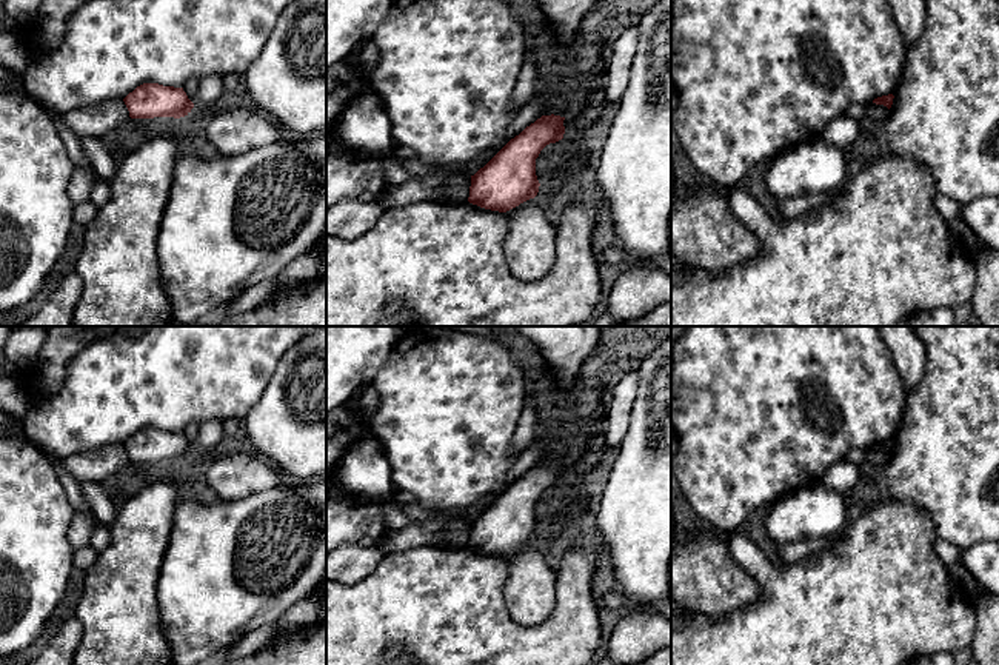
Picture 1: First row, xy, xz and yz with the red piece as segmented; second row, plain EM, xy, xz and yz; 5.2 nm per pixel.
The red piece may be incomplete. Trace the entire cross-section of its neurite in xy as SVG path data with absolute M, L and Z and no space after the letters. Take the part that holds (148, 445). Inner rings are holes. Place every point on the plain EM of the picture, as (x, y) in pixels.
M143 428L123 443L131 463L174 462L191 457L194 448L183 433Z

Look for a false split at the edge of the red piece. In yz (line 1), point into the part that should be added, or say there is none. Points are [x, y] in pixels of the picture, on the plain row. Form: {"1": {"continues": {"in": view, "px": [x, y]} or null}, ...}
{"1": {"continues": null}}

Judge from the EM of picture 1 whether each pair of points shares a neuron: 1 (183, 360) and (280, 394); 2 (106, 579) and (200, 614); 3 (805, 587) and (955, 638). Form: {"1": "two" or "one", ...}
{"1": "two", "2": "two", "3": "one"}

